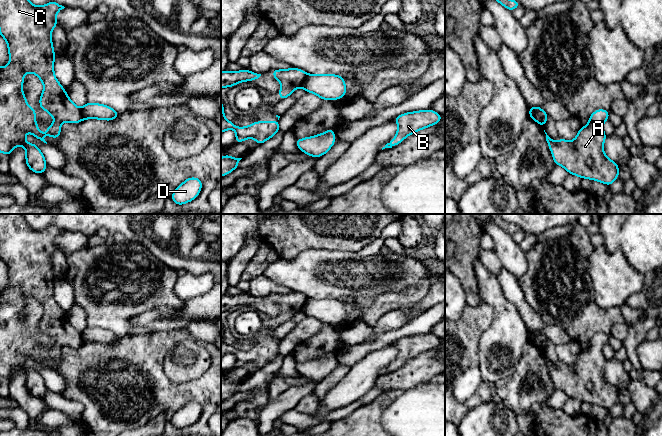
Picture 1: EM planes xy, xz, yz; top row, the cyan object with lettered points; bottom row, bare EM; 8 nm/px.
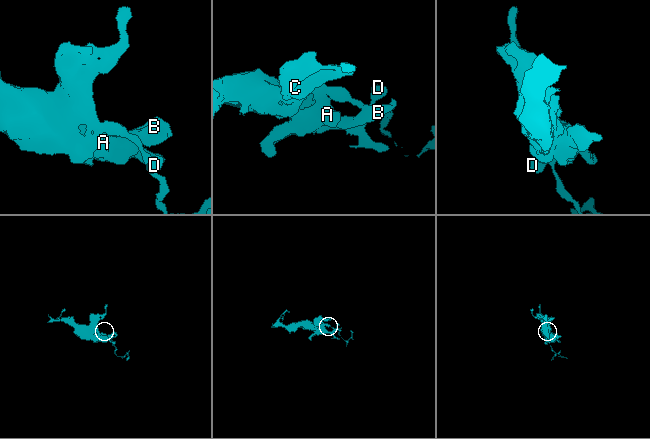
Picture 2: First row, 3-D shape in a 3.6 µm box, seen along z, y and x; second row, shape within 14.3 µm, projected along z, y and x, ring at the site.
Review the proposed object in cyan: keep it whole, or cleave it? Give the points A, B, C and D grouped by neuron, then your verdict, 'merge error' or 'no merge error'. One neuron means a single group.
groups A B C / D; merge error

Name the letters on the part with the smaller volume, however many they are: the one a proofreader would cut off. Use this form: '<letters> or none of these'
D

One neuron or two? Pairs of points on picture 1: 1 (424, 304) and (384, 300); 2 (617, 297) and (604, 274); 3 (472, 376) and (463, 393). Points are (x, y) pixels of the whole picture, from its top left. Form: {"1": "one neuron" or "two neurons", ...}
{"1": "two neurons", "2": "one neuron", "3": "one neuron"}

